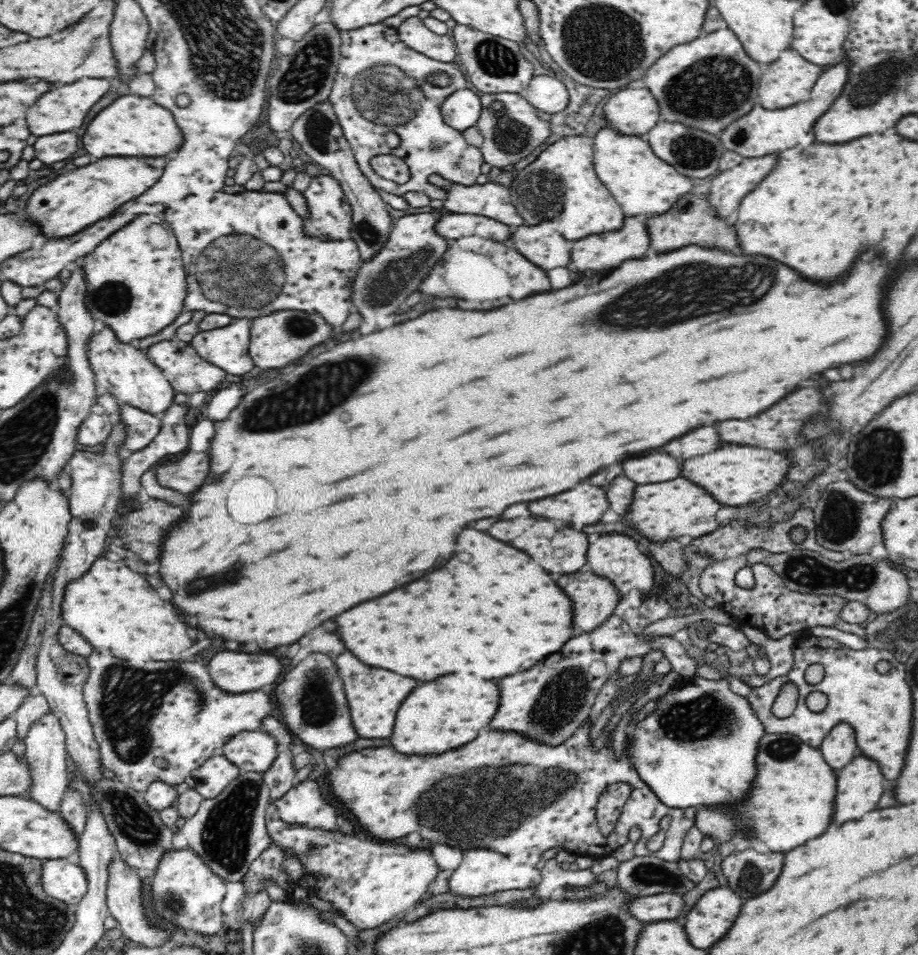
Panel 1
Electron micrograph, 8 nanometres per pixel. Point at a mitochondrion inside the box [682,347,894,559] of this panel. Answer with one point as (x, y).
(840, 515)

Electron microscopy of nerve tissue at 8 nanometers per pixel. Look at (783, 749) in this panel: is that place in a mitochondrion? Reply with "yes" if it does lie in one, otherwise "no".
yes

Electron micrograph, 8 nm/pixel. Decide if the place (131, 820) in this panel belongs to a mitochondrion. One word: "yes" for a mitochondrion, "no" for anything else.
yes

